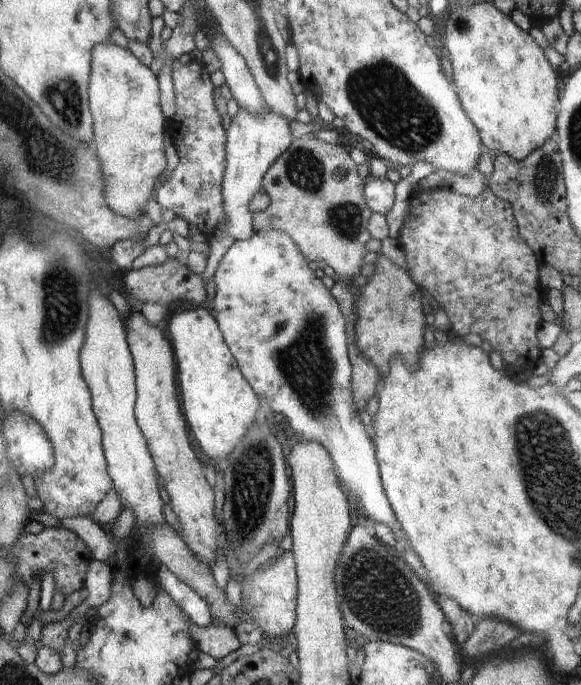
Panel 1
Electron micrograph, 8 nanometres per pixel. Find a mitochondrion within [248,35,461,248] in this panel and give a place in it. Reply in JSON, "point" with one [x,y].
{"point":[388,103]}

